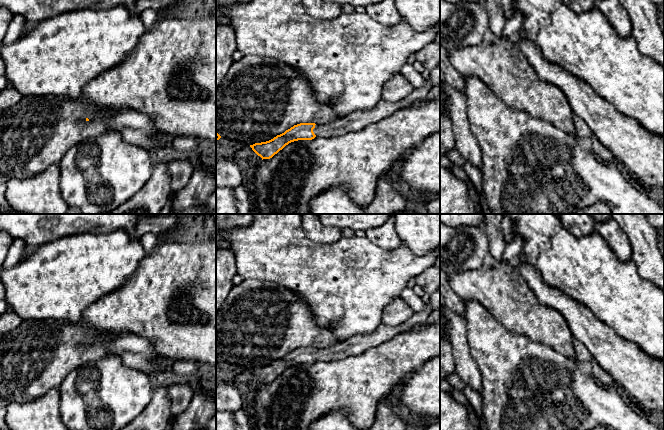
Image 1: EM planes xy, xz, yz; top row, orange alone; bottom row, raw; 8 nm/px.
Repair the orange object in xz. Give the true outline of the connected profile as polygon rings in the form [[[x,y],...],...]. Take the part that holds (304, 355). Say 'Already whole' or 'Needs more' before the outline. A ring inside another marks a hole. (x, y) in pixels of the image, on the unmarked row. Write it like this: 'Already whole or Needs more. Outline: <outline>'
Needs more. Outline: [[[429,303],[418,313],[399,326],[389,327],[380,324],[371,334],[357,334],[328,348],[300,347],[273,363],[250,369],[252,374],[263,383],[270,383],[286,369],[298,364],[312,364],[315,361],[332,361],[352,355],[363,354],[366,350],[390,341],[397,334],[421,325],[432,312]]]

